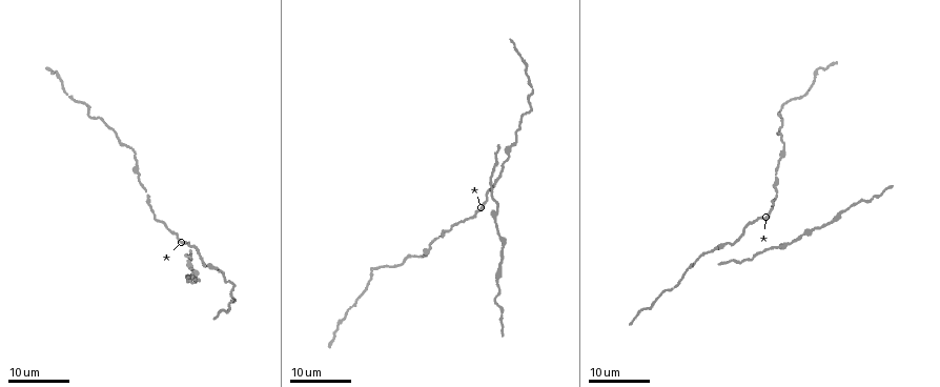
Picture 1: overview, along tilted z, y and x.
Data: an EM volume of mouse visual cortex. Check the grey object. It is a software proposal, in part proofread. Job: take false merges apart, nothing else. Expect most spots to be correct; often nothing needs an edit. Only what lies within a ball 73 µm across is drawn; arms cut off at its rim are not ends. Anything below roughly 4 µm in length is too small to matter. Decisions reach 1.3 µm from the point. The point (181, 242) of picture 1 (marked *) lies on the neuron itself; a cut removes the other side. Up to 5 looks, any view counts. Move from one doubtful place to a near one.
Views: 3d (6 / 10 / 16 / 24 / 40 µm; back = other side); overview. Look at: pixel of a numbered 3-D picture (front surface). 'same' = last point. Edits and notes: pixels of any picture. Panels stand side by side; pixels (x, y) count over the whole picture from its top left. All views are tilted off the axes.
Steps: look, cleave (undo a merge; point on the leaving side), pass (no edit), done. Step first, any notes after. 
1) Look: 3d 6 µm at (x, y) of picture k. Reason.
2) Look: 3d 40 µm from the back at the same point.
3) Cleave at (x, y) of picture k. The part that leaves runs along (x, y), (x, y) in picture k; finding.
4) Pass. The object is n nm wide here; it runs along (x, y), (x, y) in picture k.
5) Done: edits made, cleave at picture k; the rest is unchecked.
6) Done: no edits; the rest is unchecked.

Look: 3d 24 µm at (138, 177) of picture 1.

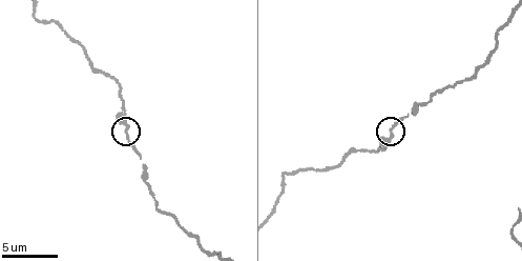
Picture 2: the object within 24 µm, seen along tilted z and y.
Look: 3d 10 µm at (129, 127) of picture 2. Zoom in.

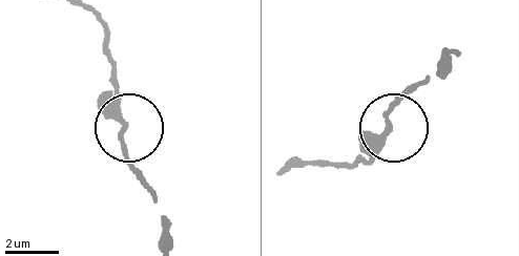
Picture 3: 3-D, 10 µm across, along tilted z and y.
Pass. It runs along (164, 241), (154, 191), (130, 162), (123, 137), (118, 62) in picture 3; one neuron here.

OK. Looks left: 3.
Look: 3d 6 µm at (87, 60) of picture 2. Thick turns thin.

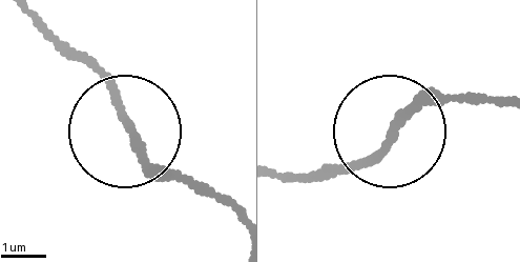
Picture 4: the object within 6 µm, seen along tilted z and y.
Look: 3d 6 µm from the back at (393, 132) of picture 4.

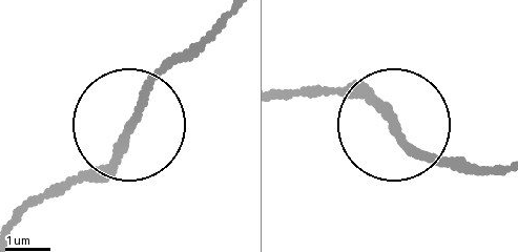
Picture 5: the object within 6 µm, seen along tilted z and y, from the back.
Pass. It runs along (282, 98), (374, 98), (410, 149), (483, 168) in picture 5; one neuron here.

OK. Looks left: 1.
Done: no edits; the rest is unchecked.

